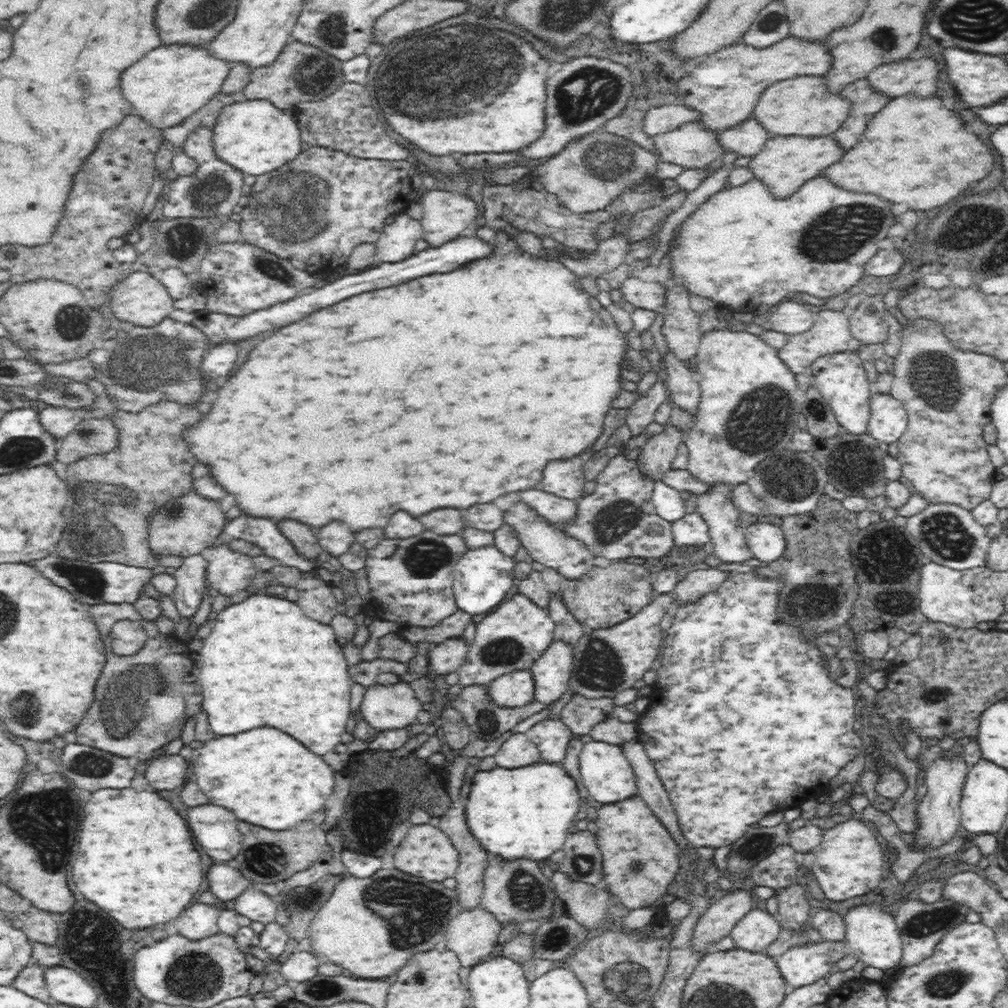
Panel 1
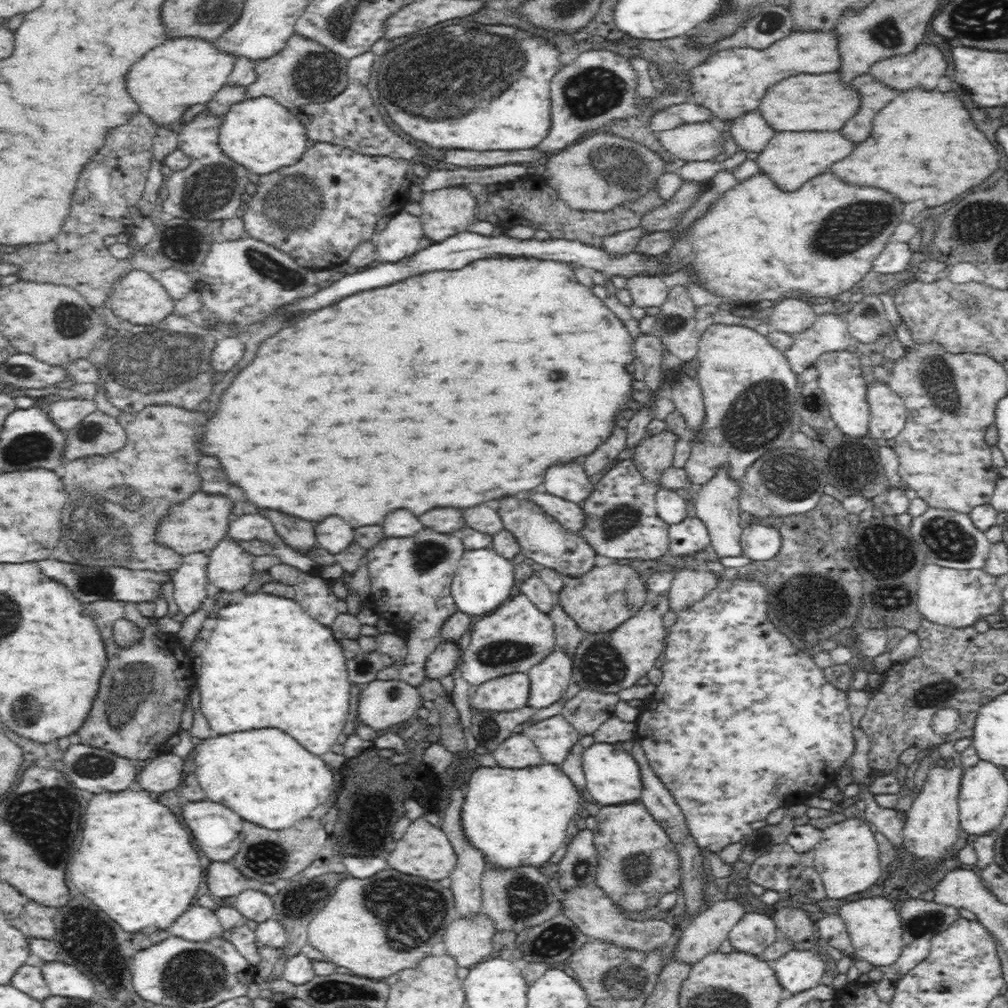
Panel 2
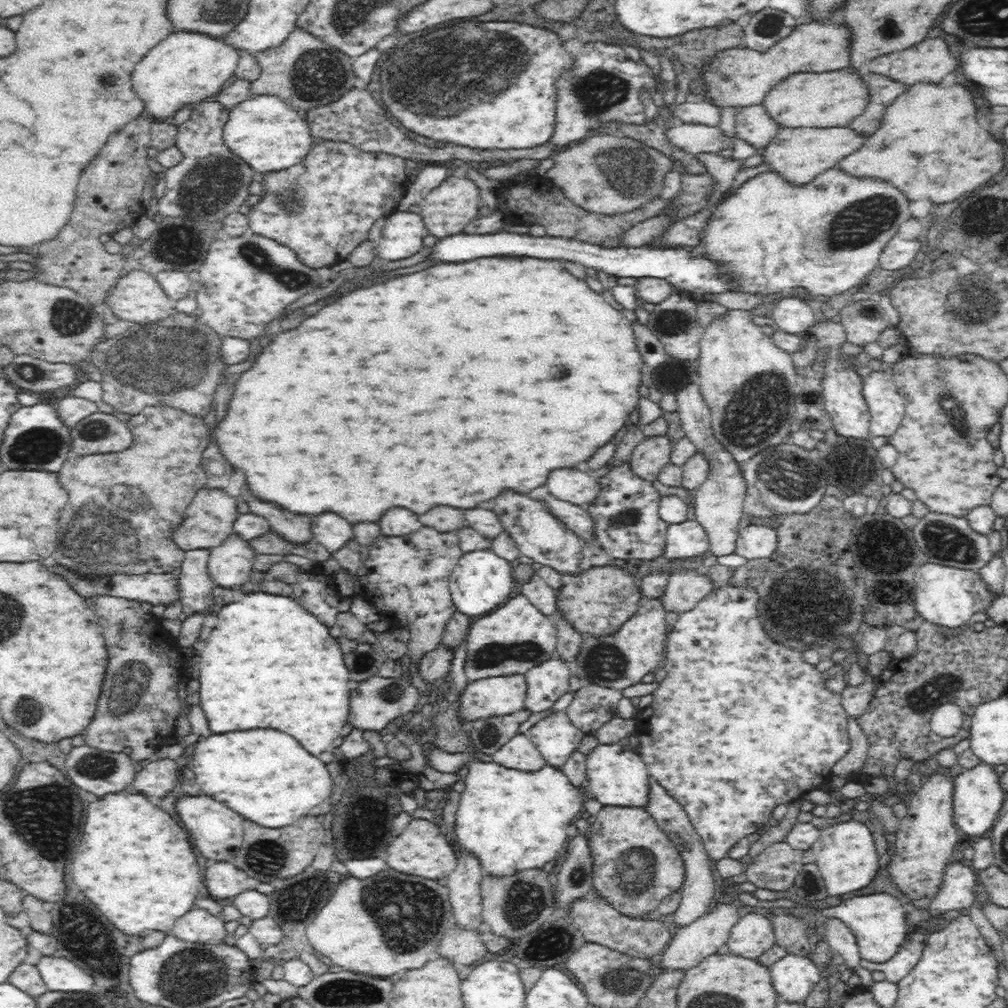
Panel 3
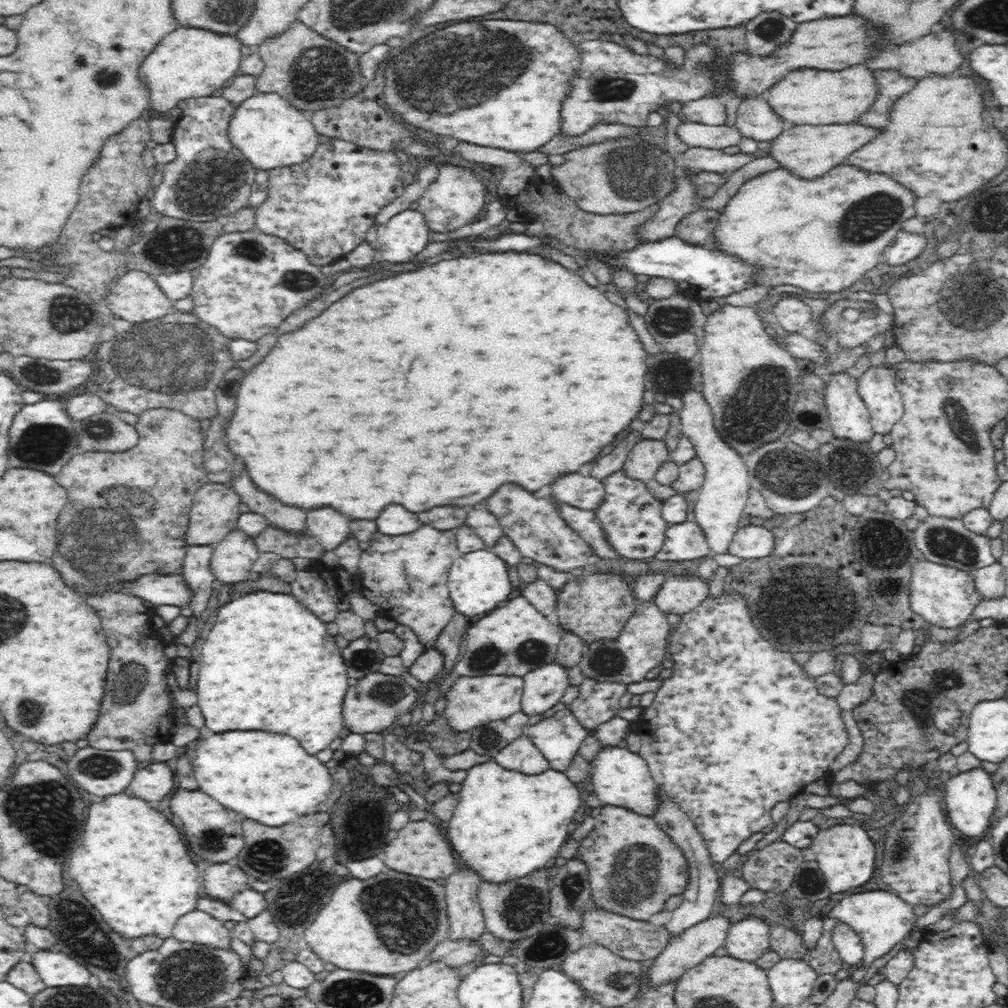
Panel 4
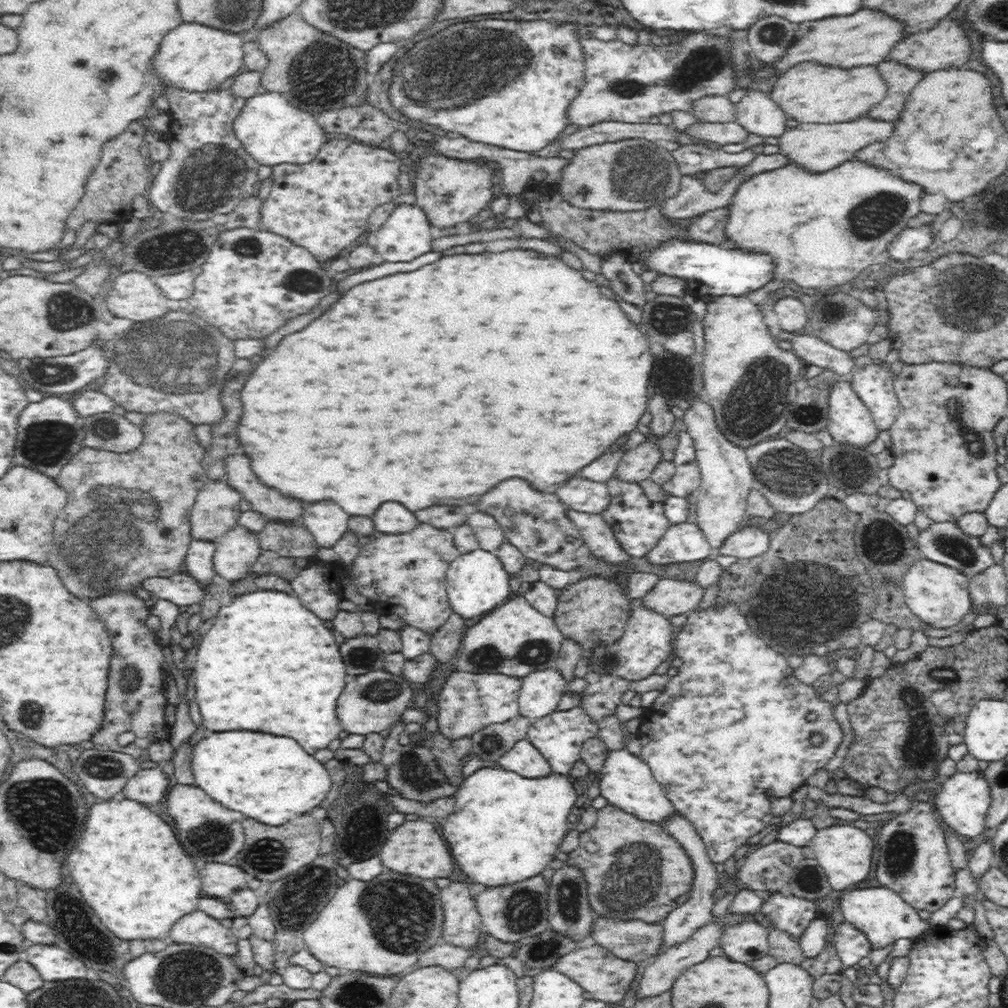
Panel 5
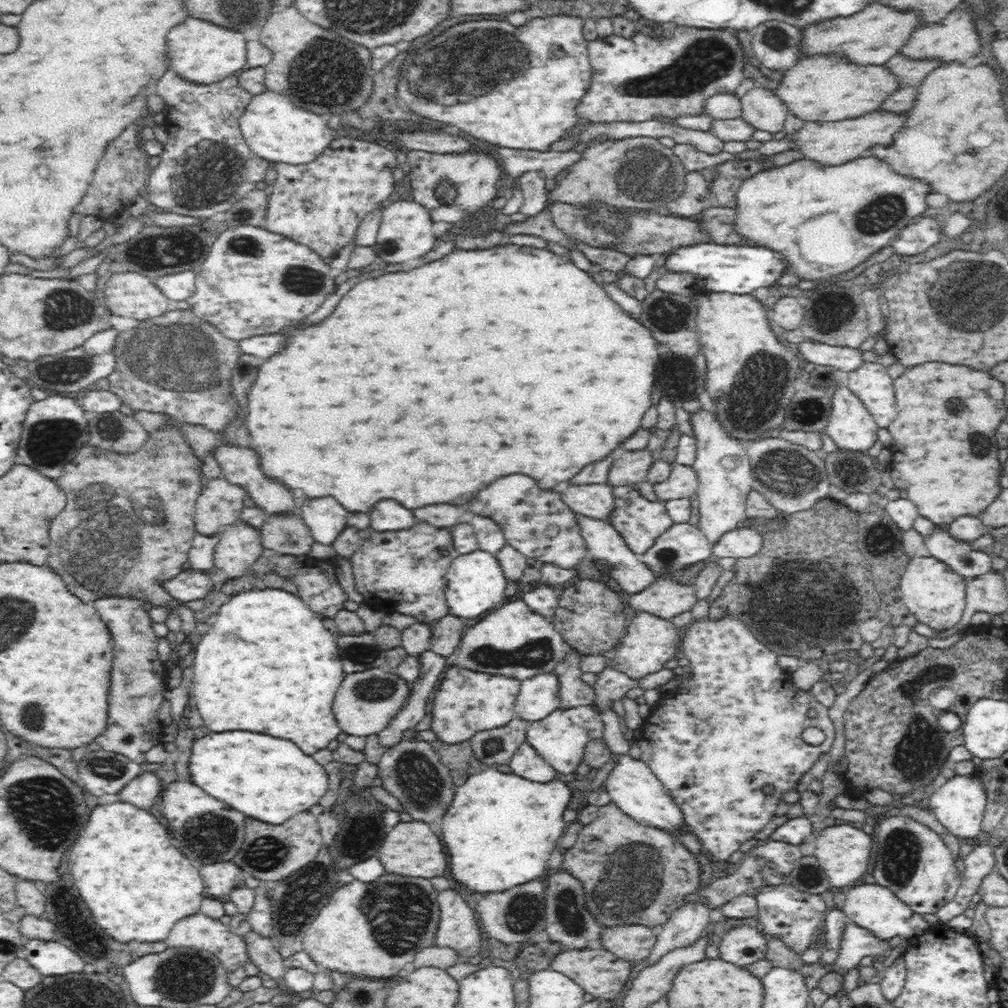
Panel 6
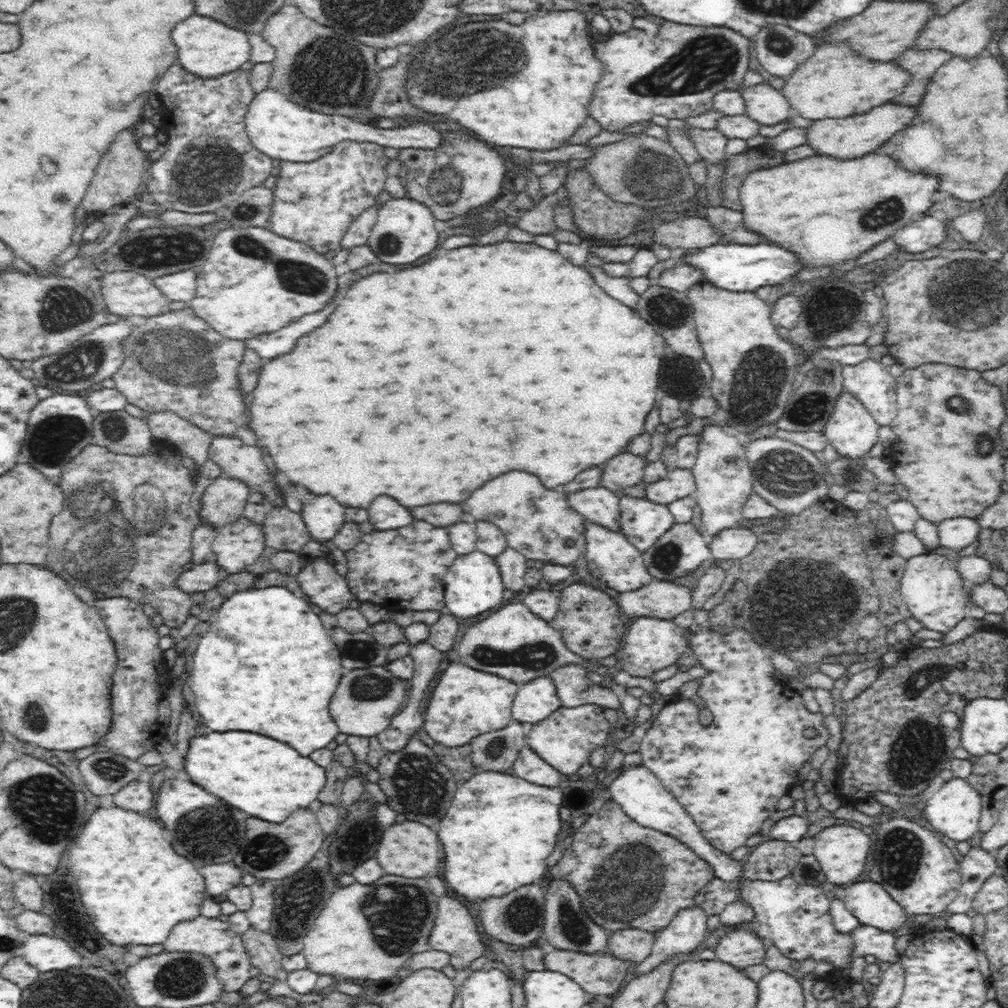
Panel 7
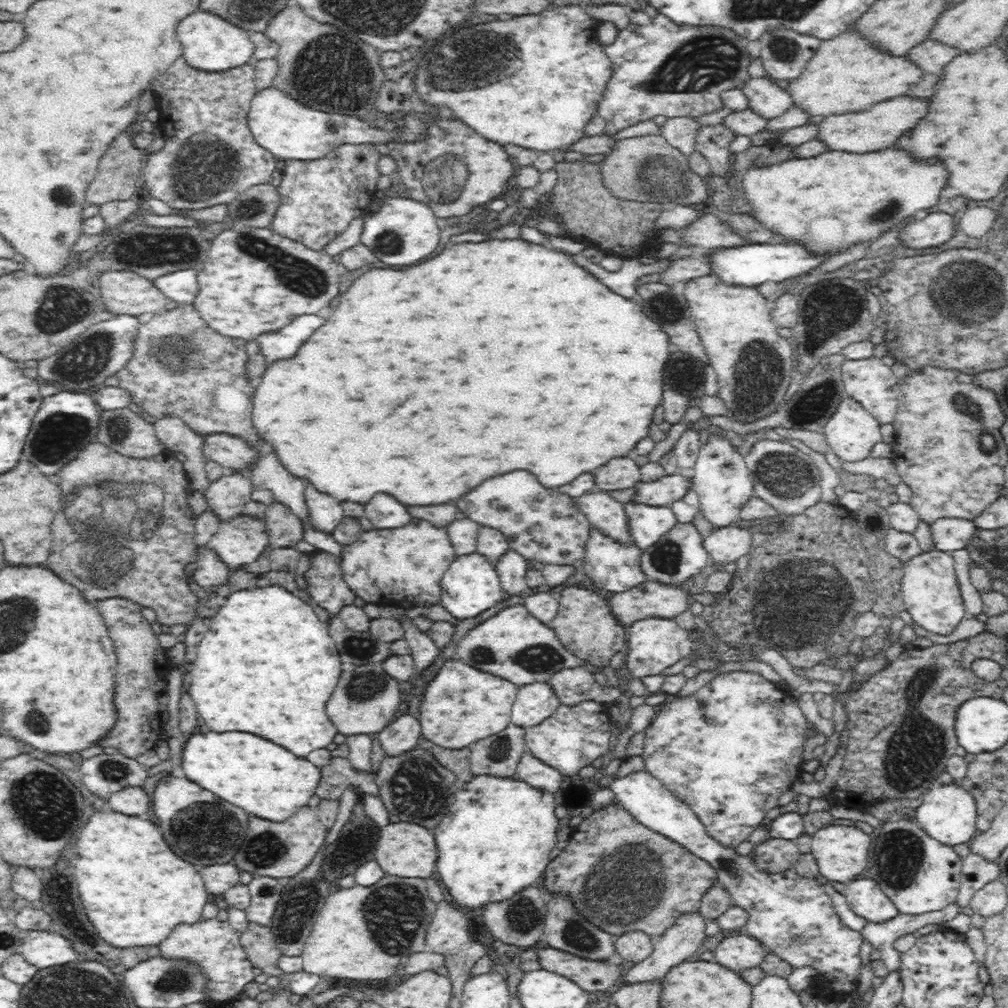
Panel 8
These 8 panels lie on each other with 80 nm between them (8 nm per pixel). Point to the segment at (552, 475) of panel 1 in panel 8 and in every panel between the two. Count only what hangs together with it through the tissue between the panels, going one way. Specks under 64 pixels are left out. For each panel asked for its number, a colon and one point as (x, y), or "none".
2: (568, 481)
3: (570, 484)
4: (585, 491)
5: (579, 493)
6: (595, 500)
7: (598, 504)
8: (602, 511)

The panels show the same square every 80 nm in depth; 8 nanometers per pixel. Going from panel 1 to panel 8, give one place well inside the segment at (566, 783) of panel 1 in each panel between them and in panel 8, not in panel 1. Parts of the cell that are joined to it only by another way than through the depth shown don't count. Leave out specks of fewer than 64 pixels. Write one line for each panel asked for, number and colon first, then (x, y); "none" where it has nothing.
2: (516, 817)
3: (513, 820)
4: (506, 824)
5: (506, 828)
6: (501, 828)
7: (500, 829)
8: (495, 840)

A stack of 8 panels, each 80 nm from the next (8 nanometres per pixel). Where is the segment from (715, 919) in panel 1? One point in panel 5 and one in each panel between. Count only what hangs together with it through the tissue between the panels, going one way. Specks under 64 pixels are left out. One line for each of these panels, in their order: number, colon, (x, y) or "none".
2: (709, 928)
3: (691, 943)
4: (688, 948)
5: (664, 969)

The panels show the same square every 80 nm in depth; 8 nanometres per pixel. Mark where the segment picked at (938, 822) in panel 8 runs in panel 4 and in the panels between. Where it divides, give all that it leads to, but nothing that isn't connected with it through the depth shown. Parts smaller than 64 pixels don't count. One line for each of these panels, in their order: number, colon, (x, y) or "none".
4: (971, 798)
5: (964, 799)
6: (959, 805)
7: (954, 810)

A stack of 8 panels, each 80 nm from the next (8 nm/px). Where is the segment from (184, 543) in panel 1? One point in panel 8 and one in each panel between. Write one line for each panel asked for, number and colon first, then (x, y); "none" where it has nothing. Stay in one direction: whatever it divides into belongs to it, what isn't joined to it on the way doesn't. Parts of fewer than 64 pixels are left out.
2: (195, 525)
3: (209, 519)
4: (214, 512)
5: (216, 509)
6: (220, 504)
7: (223, 501)
8: (226, 497)

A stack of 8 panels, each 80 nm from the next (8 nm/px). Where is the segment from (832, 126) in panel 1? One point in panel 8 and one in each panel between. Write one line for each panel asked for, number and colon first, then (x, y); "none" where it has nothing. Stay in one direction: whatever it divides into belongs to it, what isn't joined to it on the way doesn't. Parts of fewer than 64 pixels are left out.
2: (816, 103)
3: (832, 99)
4: (804, 97)
5: (809, 93)
6: (820, 88)
7: (833, 82)
8: (844, 76)

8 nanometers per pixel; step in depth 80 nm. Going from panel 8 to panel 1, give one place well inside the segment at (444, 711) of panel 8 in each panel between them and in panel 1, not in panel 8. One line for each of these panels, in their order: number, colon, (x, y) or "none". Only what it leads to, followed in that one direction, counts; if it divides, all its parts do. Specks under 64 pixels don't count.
1: (517, 688)
2: (512, 691)
3: (496, 696)
4: (470, 702)
5: (468, 702)
6: (467, 702)
7: (465, 703)

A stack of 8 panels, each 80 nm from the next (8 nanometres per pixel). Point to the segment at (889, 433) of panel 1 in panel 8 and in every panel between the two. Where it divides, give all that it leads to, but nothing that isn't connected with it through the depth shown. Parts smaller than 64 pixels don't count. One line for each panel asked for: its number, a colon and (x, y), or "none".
2: (888, 414)
3: (885, 405)
4: (876, 386)
5: (874, 384)
6: (871, 383)
7: (870, 382)
8: (870, 381)

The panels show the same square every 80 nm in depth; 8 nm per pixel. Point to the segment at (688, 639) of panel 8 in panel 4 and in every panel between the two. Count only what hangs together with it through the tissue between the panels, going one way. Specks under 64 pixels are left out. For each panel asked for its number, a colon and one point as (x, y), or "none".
4: (642, 644)
5: (646, 640)
6: (648, 642)
7: (649, 644)

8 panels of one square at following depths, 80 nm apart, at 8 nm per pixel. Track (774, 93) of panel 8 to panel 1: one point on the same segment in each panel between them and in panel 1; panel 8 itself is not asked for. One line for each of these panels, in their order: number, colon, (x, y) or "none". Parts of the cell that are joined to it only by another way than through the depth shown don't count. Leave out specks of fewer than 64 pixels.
1: (747, 139)
2: (750, 133)
3: (753, 125)
4: (755, 120)
5: (759, 116)
6: (761, 109)
7: (767, 106)

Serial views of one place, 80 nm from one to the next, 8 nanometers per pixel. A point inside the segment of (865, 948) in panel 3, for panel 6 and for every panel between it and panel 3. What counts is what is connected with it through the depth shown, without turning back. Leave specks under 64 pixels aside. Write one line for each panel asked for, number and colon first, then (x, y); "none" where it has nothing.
4: (881, 919)
5: (883, 916)
6: (875, 908)

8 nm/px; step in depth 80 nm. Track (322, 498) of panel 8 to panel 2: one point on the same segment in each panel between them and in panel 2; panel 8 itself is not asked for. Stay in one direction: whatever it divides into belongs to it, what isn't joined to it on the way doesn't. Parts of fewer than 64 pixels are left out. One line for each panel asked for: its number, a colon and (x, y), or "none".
2: (335, 536)
3: (331, 531)
4: (330, 529)
5: (327, 523)
6: (325, 518)
7: (323, 516)

